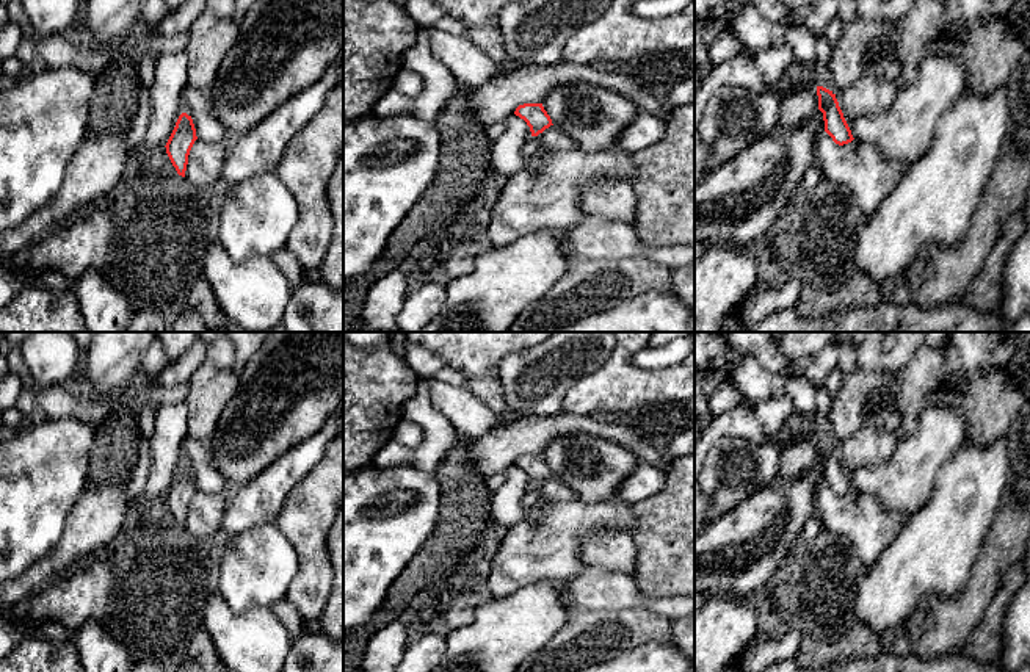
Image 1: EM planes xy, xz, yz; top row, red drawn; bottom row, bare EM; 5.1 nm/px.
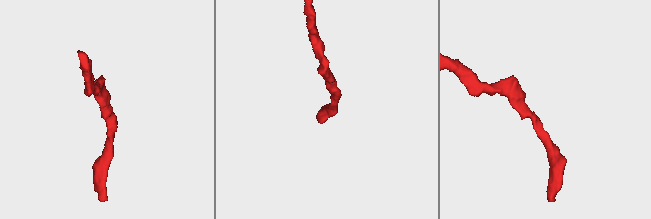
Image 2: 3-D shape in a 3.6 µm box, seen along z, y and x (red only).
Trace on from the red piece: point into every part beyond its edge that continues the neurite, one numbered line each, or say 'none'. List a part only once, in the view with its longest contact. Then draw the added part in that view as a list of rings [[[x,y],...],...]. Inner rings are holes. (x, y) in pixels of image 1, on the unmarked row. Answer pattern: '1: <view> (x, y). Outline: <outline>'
none

